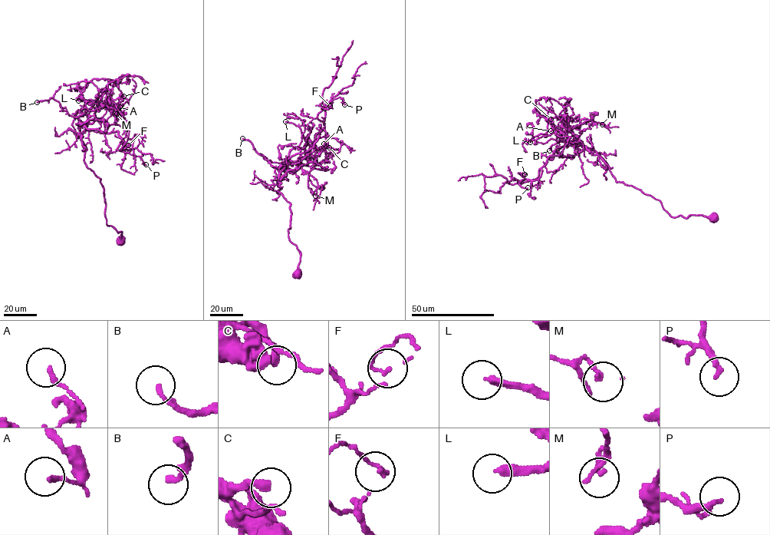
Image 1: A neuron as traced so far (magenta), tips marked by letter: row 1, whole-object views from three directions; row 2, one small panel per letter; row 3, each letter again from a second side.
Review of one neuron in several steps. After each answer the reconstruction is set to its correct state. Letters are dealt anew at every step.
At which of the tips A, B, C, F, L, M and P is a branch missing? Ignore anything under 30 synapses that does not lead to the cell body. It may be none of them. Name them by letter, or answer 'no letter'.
B, C, L

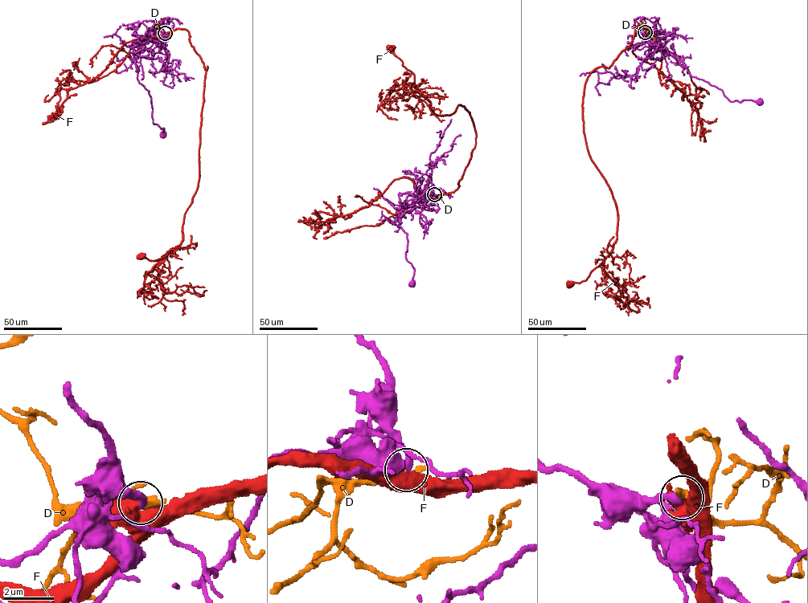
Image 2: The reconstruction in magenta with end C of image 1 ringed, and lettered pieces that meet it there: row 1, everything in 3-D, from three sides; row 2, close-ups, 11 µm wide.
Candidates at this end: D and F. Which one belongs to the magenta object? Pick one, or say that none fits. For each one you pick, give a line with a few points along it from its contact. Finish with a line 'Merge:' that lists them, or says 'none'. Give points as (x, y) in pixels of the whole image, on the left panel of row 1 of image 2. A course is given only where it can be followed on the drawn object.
Merge: none

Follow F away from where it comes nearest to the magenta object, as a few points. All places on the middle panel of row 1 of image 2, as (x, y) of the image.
F: (434, 194), (458, 187), (476, 144), (473, 124), (461, 104), (451, 114), (435, 114), (414, 75), (389, 48)

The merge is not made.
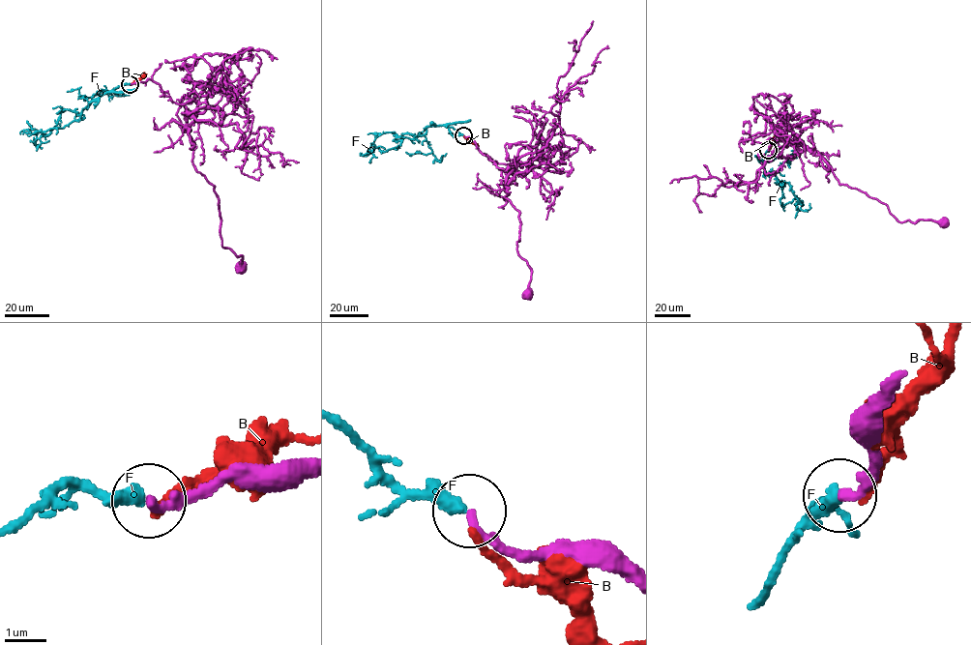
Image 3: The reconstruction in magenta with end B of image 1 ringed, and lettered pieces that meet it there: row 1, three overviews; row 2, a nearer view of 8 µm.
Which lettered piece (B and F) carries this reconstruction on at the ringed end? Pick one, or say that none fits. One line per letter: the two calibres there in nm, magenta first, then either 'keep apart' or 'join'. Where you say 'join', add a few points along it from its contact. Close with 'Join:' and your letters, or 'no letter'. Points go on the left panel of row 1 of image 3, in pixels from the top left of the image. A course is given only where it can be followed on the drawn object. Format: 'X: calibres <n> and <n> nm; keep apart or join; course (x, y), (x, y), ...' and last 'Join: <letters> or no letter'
B: calibres 300 and 280 nm; keep apart
F: calibres 190 and 360 nm; keep apart
Join: no letter

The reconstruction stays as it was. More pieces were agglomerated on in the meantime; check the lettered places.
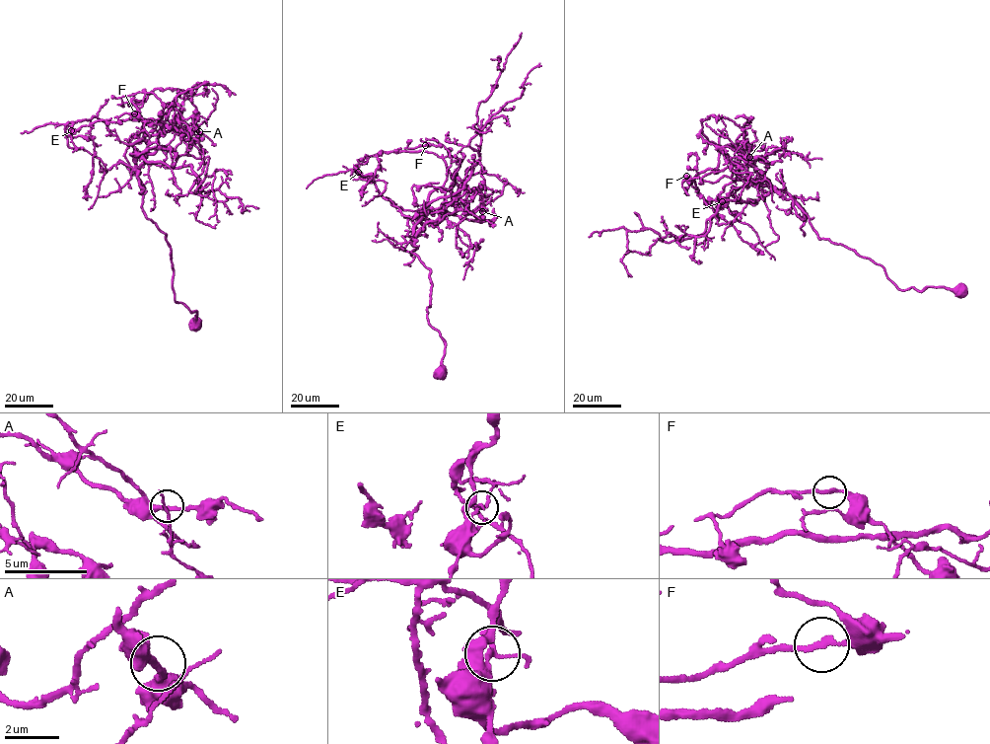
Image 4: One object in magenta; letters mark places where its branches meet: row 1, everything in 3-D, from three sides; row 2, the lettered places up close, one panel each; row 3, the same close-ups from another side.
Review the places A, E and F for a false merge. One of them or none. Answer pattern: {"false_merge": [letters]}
{"false_merge": ["E"]}

